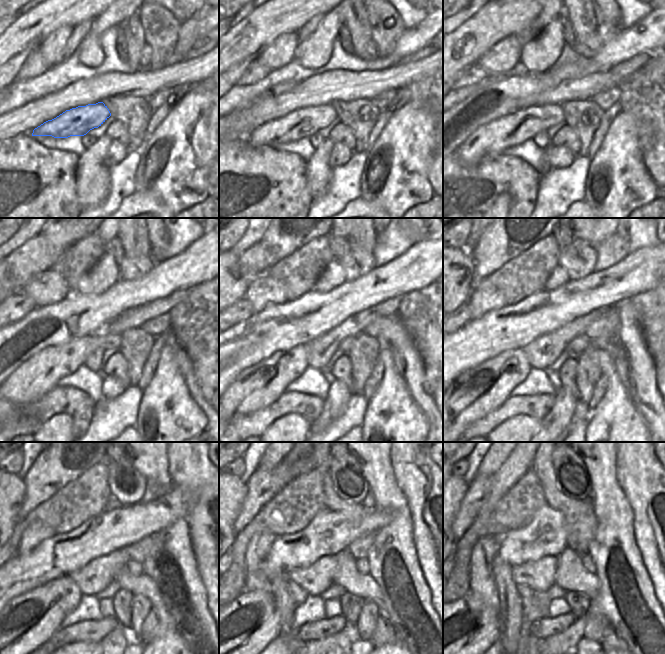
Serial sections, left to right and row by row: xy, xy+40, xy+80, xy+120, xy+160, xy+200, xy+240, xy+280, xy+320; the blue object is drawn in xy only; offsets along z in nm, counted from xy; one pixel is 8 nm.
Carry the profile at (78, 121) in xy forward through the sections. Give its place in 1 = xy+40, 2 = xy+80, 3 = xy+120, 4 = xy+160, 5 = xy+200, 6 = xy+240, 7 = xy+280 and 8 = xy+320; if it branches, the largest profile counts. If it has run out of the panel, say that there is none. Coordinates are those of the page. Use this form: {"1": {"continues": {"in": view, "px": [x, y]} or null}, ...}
{"1": {"continues": {"in": "xy+40", "px": [302, 123]}}, "2": {"continues": {"in": "xy+80", "px": [494, 138]}}, "3": {"continues": {"in": "xy+120", "px": [37, 376]}}, "4": {"continues": {"in": "xy+160", "px": [255, 387]}}, "5": {"continues": {"in": "xy+200", "px": [476, 392]}}, "6": {"continues": {"in": "xy+240", "px": [27, 621]}}, "7": {"continues": {"in": "xy+280", "px": [239, 631]}}, "8": {"continues": {"in": "xy+320", "px": [463, 630]}}}

